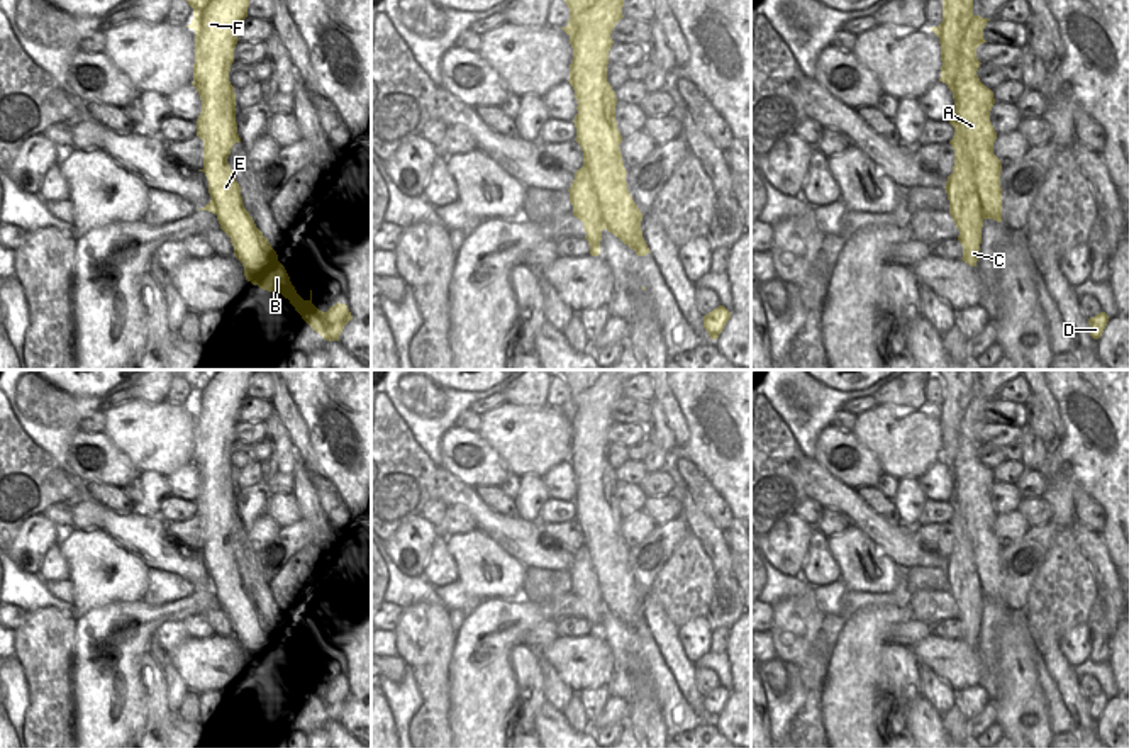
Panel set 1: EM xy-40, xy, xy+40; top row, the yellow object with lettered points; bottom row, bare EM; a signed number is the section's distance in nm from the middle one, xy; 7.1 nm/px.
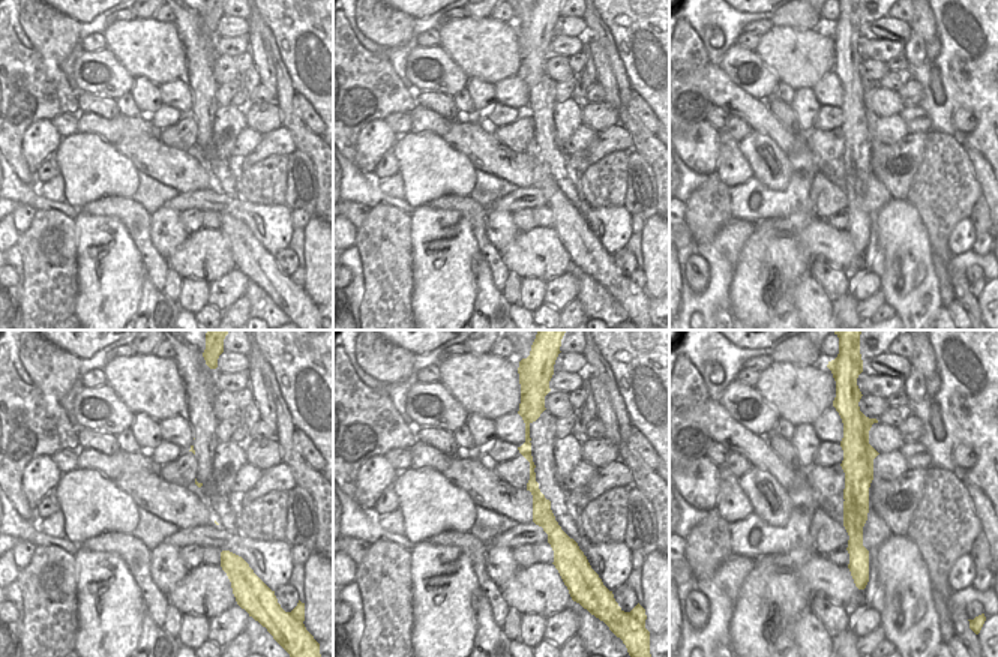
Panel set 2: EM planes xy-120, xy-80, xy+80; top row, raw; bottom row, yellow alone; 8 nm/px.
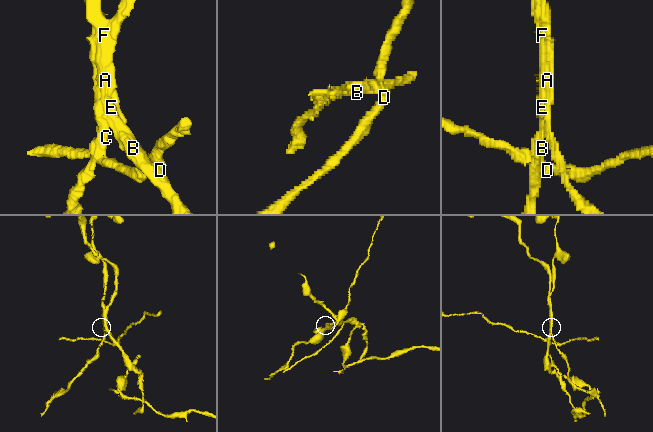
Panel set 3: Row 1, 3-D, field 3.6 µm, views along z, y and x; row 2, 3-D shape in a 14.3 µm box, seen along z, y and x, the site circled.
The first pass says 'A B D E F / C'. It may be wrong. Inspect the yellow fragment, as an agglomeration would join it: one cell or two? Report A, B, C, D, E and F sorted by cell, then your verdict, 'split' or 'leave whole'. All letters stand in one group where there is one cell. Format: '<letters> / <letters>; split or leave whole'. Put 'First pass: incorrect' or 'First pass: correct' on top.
First pass: correct
A B D E F / C; split

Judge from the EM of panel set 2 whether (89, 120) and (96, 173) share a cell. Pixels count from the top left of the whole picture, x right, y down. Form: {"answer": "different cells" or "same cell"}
{"answer": "different cells"}

